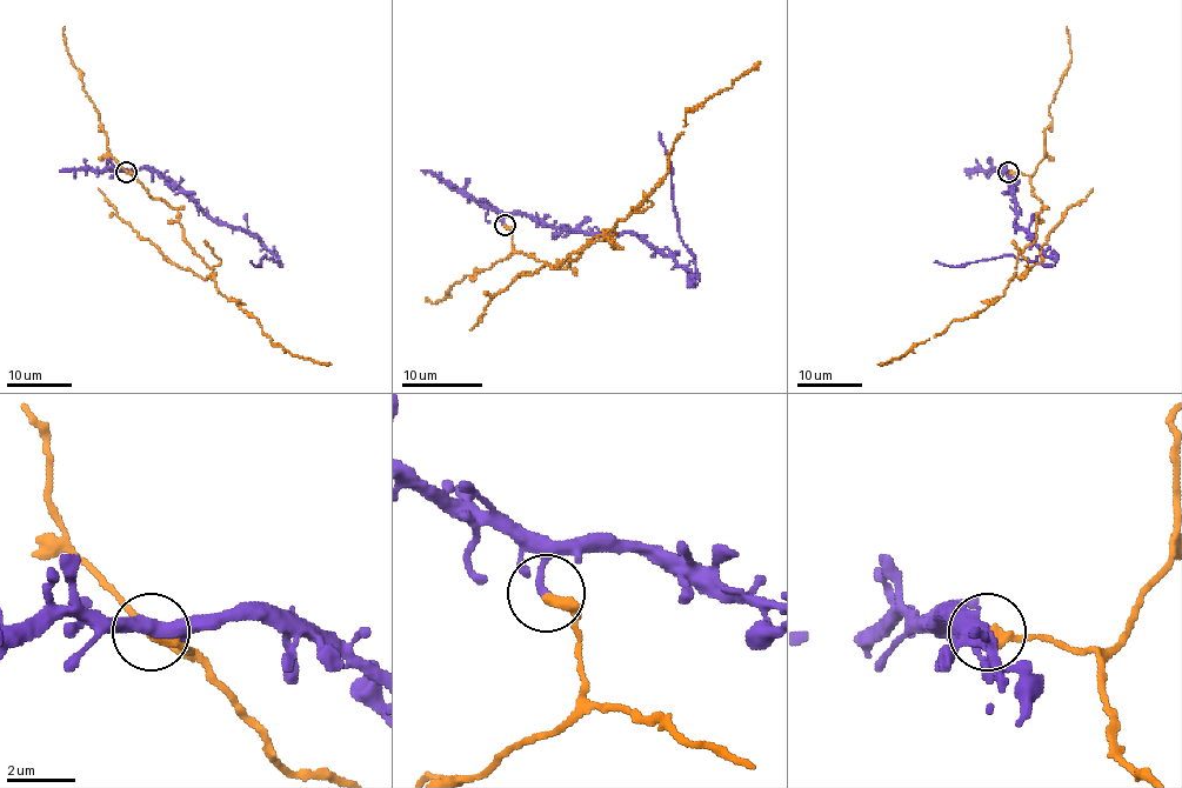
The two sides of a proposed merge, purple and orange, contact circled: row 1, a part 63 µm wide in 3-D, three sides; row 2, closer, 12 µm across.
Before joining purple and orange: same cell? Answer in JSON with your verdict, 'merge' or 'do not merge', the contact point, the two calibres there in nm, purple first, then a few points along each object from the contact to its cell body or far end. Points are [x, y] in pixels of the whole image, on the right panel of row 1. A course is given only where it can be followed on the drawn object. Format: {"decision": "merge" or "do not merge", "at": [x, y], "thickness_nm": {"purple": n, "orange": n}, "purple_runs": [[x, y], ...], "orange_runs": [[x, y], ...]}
{"decision": "do not merge", "at": [1008, 172], "thickness_nm": {"purple": 240, "orange": 360}, "purple_runs": [[1008, 172], [1000, 168], [1012, 180], [1015, 224], [1041, 254], [1030, 260], [1000, 255], [950, 267], [934, 262]], "orange_runs": [[1008, 172], [1029, 177], [1043, 207], [1035, 238], [1017, 255], [1003, 294], [906, 354], [877, 364]]}

